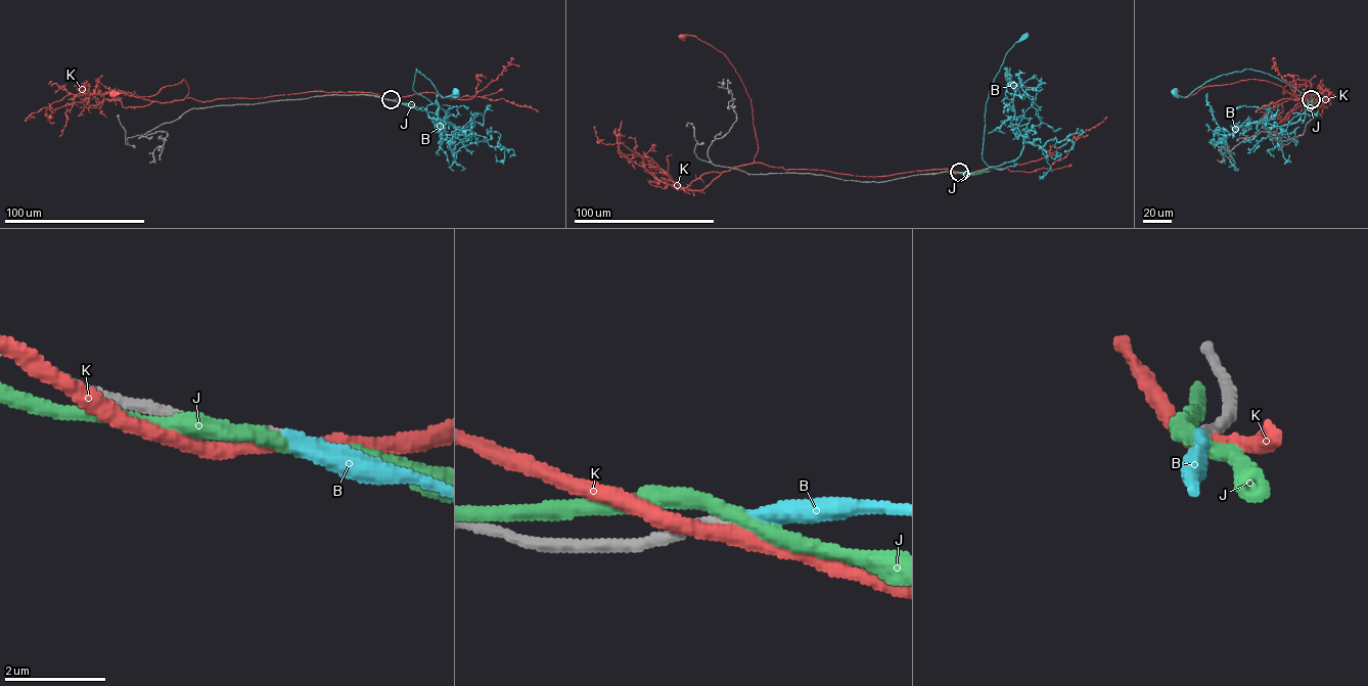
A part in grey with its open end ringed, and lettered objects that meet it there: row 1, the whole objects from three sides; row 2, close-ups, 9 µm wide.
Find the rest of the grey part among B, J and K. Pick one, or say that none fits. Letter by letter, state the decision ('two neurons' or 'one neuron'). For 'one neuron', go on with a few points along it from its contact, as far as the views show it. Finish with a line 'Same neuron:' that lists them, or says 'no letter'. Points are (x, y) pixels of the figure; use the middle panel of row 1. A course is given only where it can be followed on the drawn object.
B: one neuron | via (959, 172), (978, 172), (1013, 161), (1014, 167), (999, 170), (983, 158), (986, 104), (1005, 54), (1024, 36)
J: two neurons
K: two neurons
Same neuron: B

